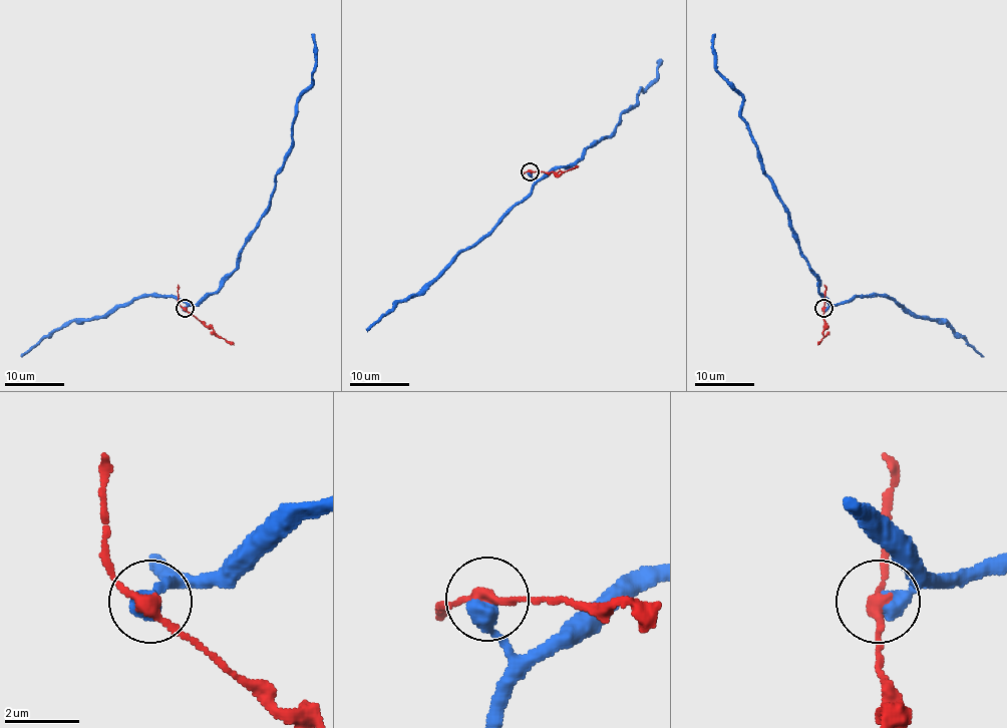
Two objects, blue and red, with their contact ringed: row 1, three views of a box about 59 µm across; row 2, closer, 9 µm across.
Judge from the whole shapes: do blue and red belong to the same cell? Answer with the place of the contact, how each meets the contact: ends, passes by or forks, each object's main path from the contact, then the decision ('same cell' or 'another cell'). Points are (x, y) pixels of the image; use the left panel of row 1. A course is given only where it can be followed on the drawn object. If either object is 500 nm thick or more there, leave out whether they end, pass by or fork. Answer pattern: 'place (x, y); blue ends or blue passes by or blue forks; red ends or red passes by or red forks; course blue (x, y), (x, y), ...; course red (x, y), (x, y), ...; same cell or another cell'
place (185, 308); course blue (186, 308), (214, 293), (236, 268), (245, 238), (269, 204), (291, 144), (299, 96), (315, 69), (311, 34); course red (186, 308), (233, 345); another cell

